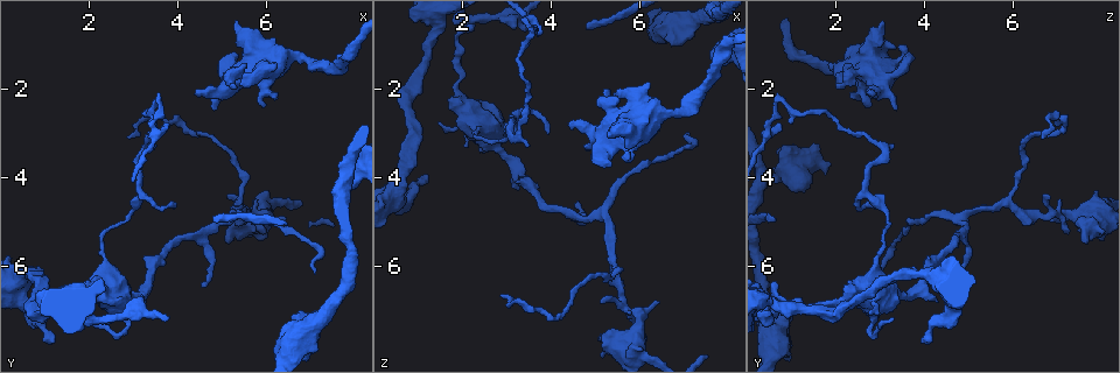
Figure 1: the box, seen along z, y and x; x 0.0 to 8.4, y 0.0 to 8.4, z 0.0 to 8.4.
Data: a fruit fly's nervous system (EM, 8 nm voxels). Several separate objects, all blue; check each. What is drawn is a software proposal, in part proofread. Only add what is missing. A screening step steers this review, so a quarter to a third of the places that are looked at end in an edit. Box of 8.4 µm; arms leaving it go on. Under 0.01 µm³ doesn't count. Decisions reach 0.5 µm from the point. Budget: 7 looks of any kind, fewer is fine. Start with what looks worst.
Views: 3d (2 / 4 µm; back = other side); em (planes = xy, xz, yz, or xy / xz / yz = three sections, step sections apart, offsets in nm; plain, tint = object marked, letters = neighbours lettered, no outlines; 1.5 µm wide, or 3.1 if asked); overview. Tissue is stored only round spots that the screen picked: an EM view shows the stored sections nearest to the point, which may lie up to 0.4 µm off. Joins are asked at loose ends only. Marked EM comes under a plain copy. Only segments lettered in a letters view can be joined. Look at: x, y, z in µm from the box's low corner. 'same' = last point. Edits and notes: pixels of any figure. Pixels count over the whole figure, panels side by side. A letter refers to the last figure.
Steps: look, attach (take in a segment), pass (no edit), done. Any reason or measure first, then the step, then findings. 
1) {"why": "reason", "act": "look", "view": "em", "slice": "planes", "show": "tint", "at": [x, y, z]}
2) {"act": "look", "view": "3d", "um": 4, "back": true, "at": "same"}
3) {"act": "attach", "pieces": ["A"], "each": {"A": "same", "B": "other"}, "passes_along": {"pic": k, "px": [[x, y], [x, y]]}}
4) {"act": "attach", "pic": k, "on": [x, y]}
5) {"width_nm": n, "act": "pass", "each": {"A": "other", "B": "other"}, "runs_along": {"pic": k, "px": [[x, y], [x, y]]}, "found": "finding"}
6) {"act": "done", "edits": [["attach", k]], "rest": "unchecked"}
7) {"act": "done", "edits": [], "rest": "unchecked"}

{"why": "free end", "act": "look", "view": "em", "slice": "planes", "show": "letters", "at": [4.80, 4.95, 0.70]}

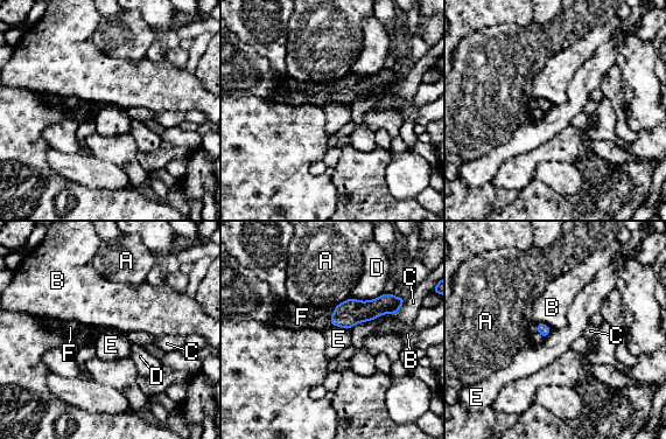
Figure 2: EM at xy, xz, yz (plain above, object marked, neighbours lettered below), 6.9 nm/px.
{"act": "attach", "pieces": ["F"], "each": {"A": "other", "B": "other", "C": "other", "D": "other", "E": "other", "F": "same"}, "passes_along": {"pic": 2, "px": [[351, 312], [330, 321], [302, 316]]}, "found": "it goes on there"}

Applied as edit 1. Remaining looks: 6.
{"why": "stops while still wide", "act": "look", "view": "3d", "um": 4, "at": [4.80, 2.50, 3.40]}

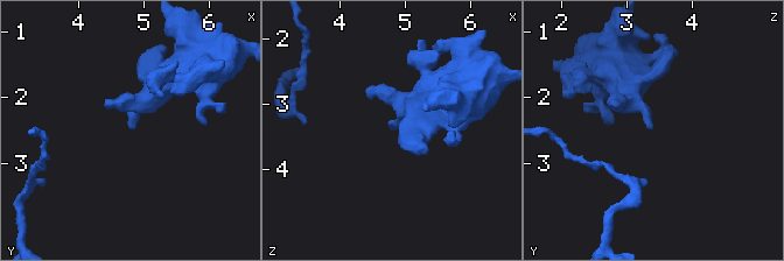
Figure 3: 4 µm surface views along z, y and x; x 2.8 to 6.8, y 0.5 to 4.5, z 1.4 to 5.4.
{"act": "look", "view": "em", "slice": "xz", "step": 8, "show": "letters", "at": [4.90, 2.50, 3.35]}

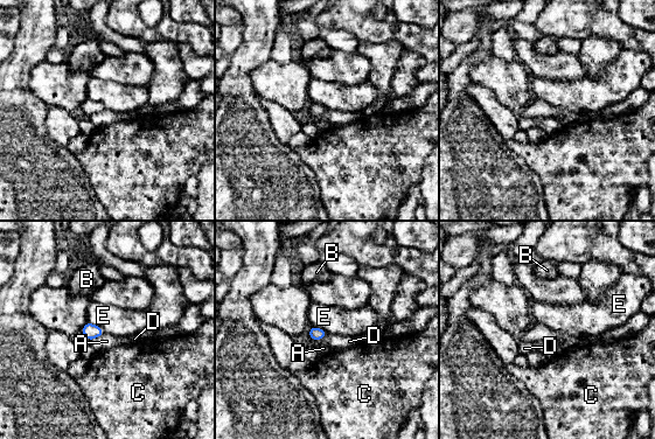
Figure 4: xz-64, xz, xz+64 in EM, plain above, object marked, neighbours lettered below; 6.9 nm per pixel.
{"longest_contact_nm": ["E", 140], "act": "pass", "each": {"A": "other", "B": "other", "C": "other", "D": "other", "E": "other"}, "border": {"pic": 4, "px": [[88, 321], [97, 325], [104, 332]]}, "found": "none of them fits"}

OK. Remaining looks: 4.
{"why": "branch stops here", "act": "look", "view": "em", "slice": "xz", "step": 8, "show": "tint", "at": [4.55, 6.45, 4.55]}

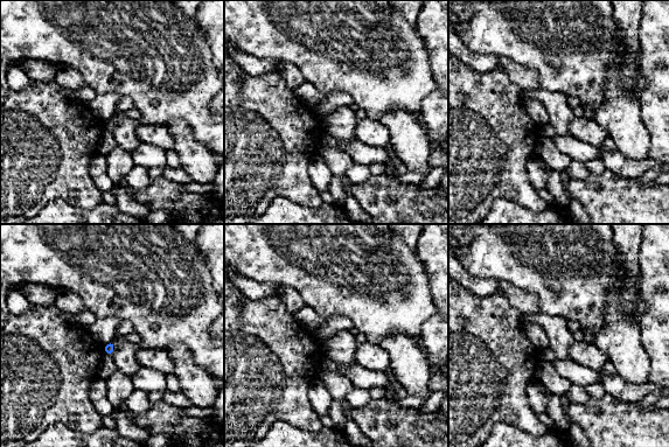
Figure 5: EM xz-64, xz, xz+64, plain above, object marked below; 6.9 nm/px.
{"act": "look", "view": "em", "slice": "planes", "show": "tint", "at": "same"}

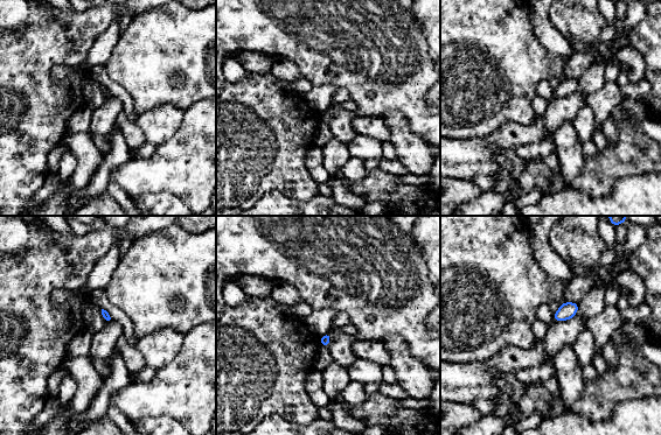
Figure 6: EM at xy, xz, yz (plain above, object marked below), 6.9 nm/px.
{"why": "see the neighbours", "act": "look", "view": "em", "slice": "planes", "show": "letters", "at": "same"}

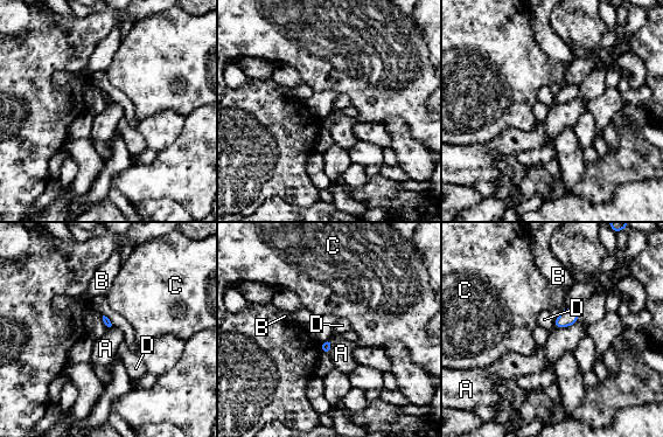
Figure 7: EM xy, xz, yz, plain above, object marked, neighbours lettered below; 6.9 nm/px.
{"act": "pass", "each": {"A": "other", "B": "other", "C": "other", "D": "other"}, "border": {"pic": 7, "px": [[553, 321], [555, 326]]}, "found": "no lettered segment goes on from it"}

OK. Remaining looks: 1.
{"act": "done", "edits": [["attach", 2]], "rest": "unchecked"}

